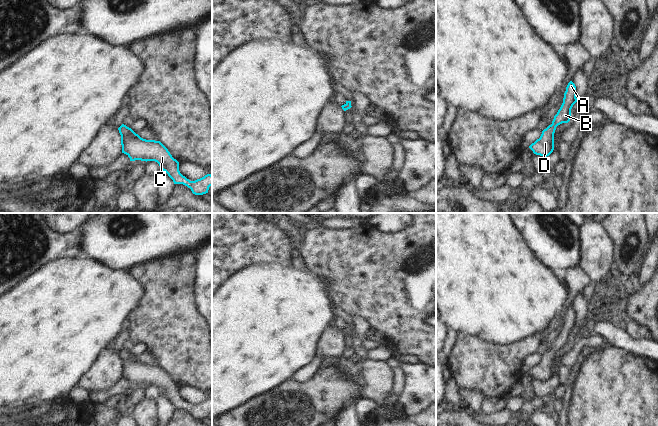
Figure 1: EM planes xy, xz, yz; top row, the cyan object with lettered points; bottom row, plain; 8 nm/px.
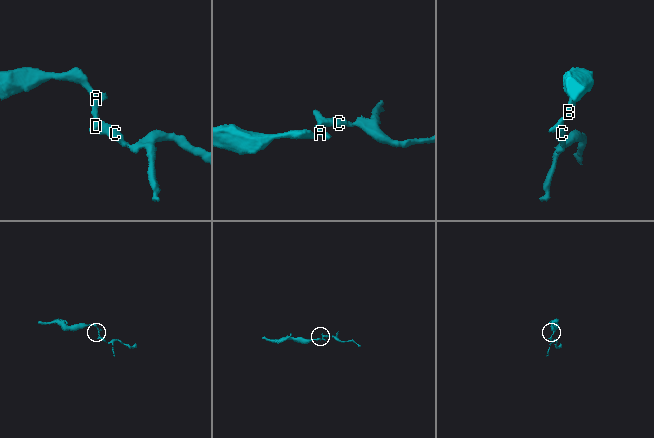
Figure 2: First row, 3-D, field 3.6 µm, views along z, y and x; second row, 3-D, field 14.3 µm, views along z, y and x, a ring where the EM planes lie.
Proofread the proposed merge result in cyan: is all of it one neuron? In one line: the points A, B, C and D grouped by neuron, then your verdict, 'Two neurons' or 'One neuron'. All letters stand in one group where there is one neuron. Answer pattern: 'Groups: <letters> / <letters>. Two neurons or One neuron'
Groups: A B C D. One neuron

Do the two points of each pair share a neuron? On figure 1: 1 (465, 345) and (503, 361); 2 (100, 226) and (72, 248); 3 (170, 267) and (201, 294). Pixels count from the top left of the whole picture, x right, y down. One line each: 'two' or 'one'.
1: one
2: two
3: two

